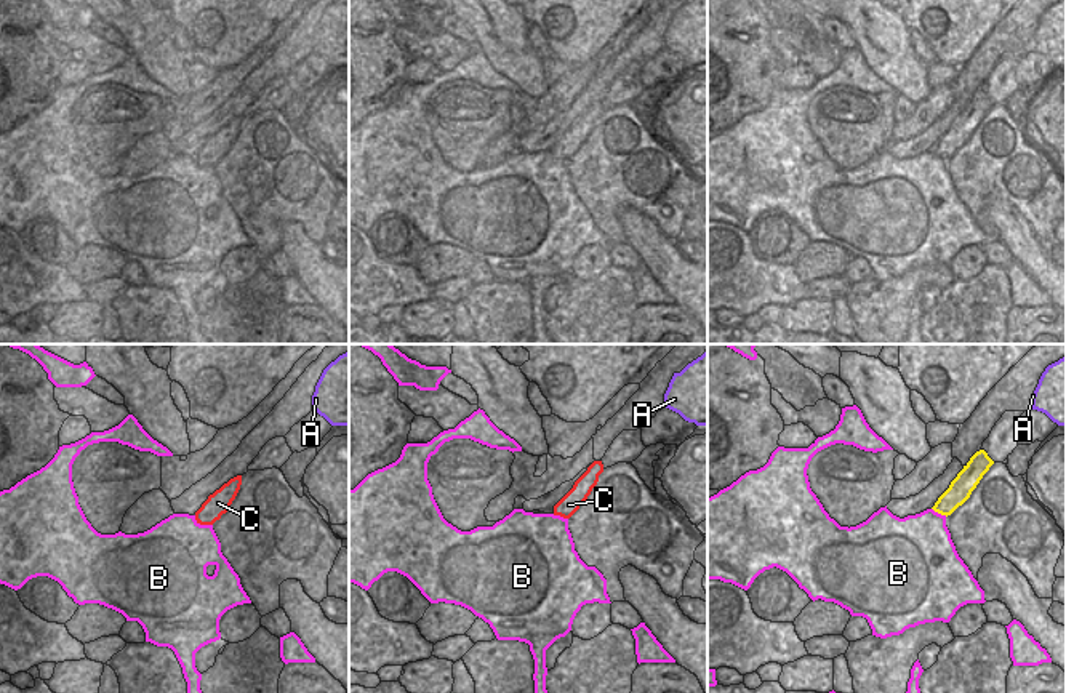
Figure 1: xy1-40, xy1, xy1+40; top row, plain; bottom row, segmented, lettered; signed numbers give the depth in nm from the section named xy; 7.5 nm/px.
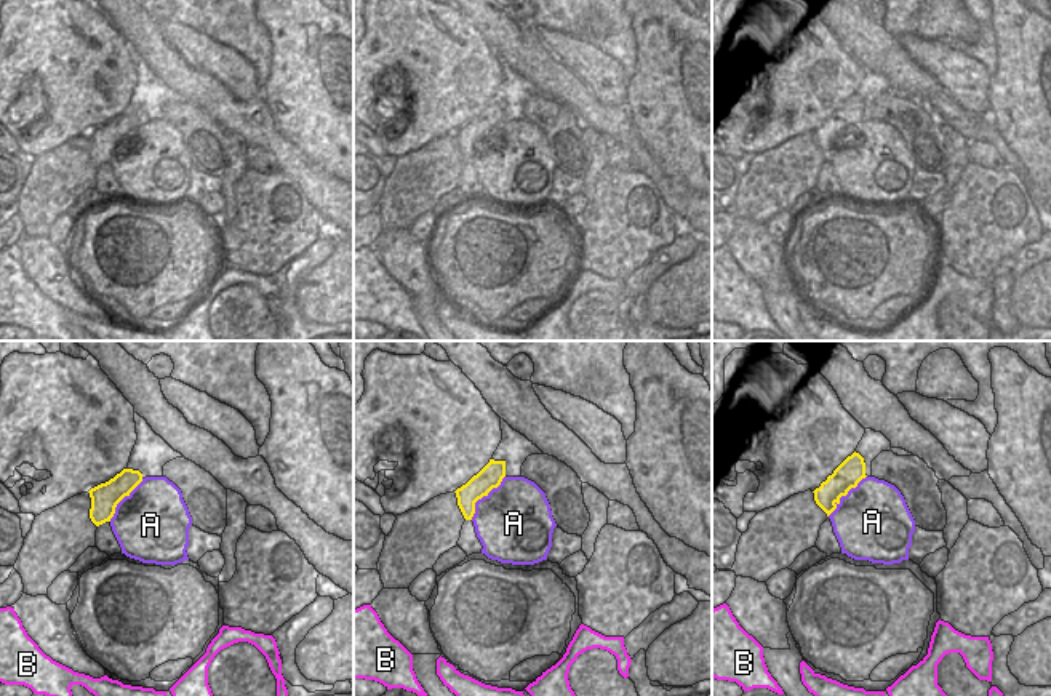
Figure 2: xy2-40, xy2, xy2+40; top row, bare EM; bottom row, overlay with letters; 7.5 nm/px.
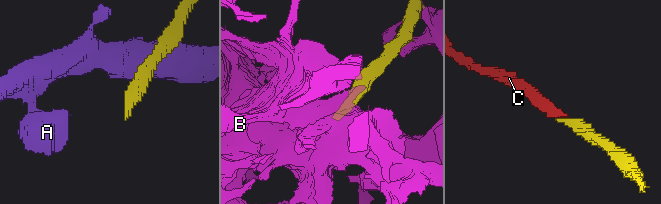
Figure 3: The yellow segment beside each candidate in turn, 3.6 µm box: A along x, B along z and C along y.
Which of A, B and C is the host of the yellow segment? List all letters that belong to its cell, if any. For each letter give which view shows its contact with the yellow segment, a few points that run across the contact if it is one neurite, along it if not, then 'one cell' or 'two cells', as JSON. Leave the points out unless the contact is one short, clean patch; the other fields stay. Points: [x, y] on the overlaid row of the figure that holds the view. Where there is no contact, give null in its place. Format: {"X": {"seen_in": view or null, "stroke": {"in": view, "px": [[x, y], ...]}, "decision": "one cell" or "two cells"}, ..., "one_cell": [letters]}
{"A": {"seen_in": "xy2+40", "decision": "two cells"}, "B": {"seen_in": "xy1+40", "decision": "two cells"}, "C": {"seen_in": null, "decision": "one cell"}, "one_cell": ["C"]}

